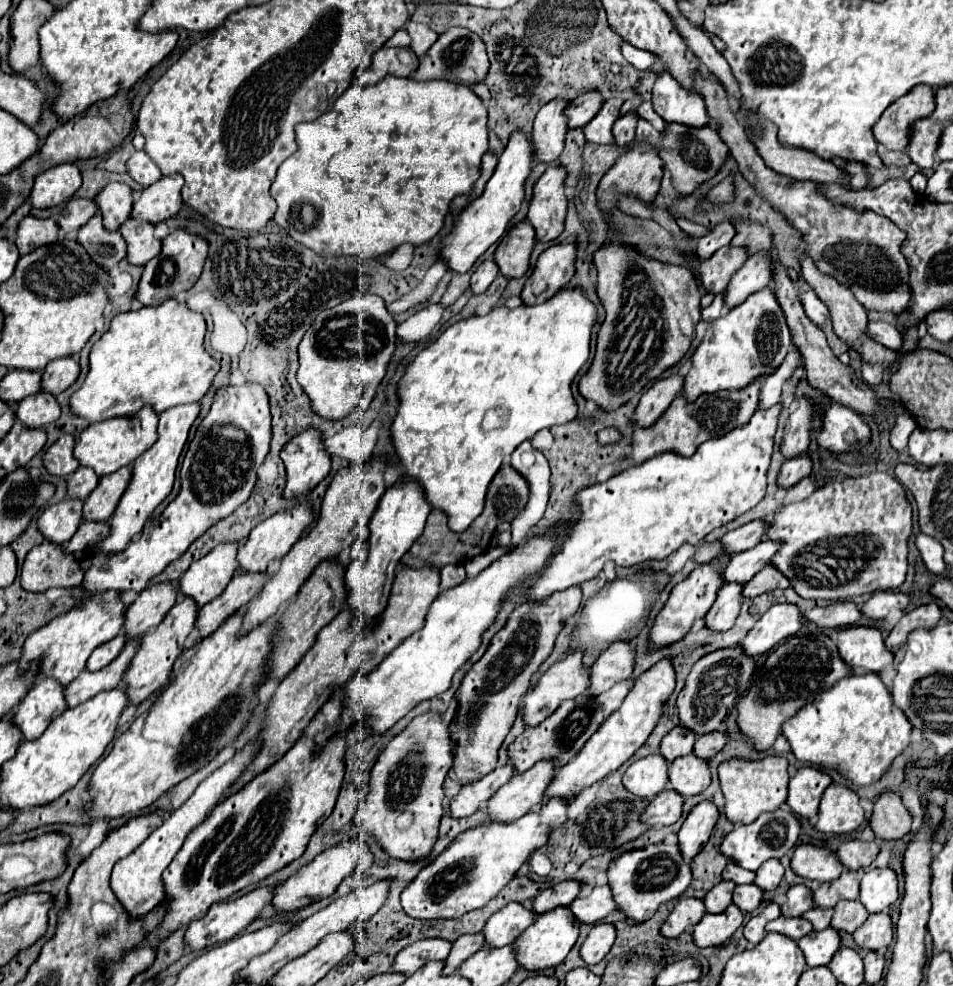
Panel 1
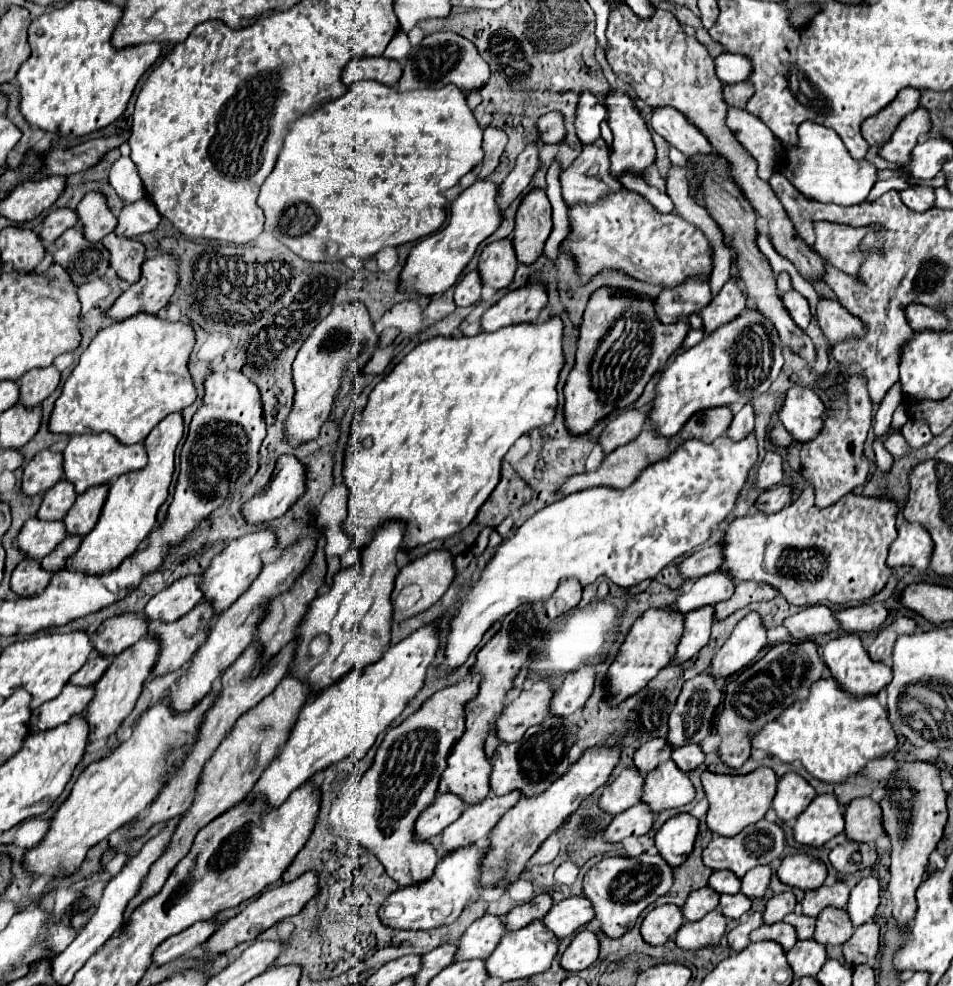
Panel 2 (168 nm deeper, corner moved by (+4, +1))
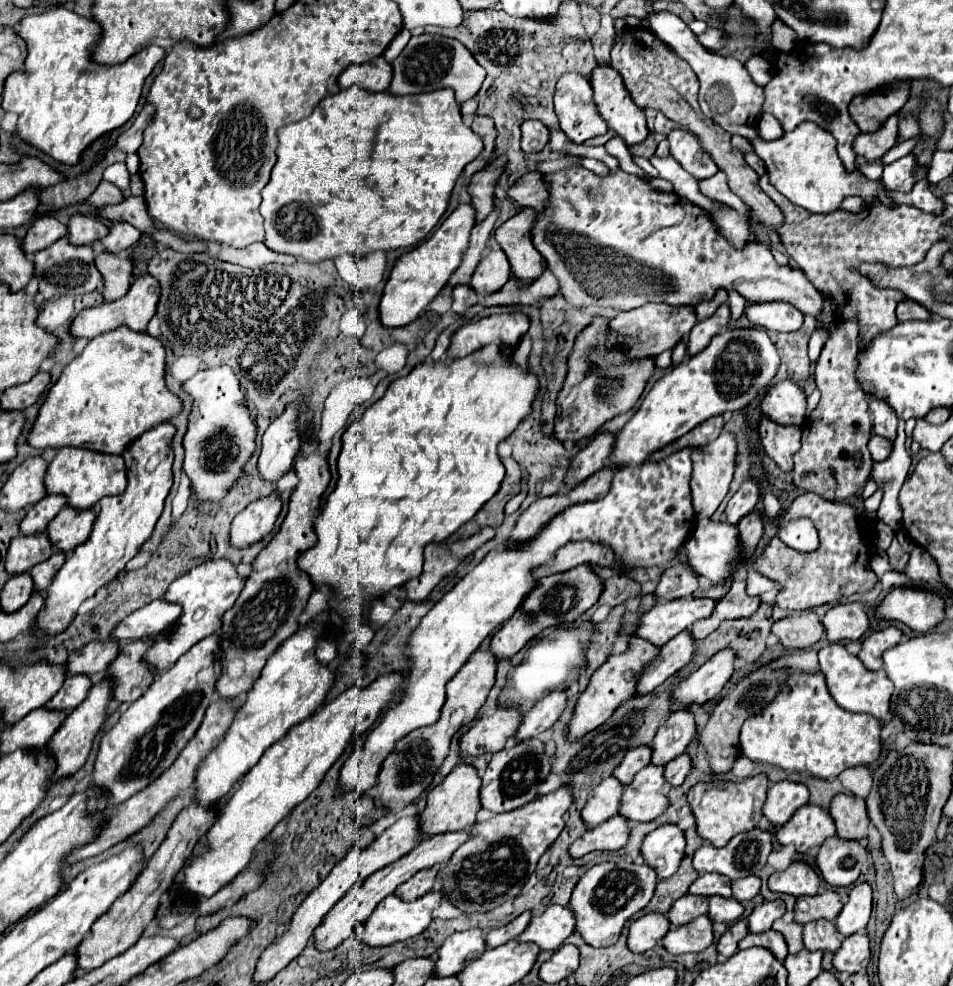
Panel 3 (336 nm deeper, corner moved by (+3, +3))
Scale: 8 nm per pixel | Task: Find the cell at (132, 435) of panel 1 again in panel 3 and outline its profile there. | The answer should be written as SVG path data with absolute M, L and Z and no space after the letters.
M65 446L59 448L57 456L51 460L45 474L45 486L49 494L65 494L69 506L85 510L95 506L103 496L113 496L127 488L125 460L119 454L103 454L91 448Z

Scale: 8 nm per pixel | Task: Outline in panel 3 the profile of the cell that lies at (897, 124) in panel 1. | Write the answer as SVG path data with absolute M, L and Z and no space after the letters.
M909 82L897 84L895 88L885 88L883 92L873 92L867 96L857 96L849 104L849 114L861 132L875 132L883 122L897 114L909 100Z

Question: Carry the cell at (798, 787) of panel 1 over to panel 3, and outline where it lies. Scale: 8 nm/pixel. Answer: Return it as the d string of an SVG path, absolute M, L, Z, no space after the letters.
M783 780L769 788L763 814L771 820L773 826L783 826L797 808L807 804L807 800L809 800L809 790L805 784Z

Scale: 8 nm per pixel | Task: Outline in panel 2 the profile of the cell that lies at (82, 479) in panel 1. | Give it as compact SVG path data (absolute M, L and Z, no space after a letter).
M60 480L56 486L52 486L48 492L44 492L36 518L62 520L66 516L66 512L70 510L70 506L74 504L74 500L76 500L74 486L70 486L70 482L66 482L66 480Z

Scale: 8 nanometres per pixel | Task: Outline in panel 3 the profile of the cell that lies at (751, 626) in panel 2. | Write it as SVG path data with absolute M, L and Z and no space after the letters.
M723 648L711 656L697 672L681 682L673 692L677 706L693 706L713 700L735 672L737 654L733 648Z

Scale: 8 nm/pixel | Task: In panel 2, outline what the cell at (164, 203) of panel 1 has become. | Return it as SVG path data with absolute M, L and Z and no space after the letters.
M142 198L118 214L118 226L114 234L124 238L138 238L140 234L152 232L160 222L160 214L154 204L150 204L148 198Z

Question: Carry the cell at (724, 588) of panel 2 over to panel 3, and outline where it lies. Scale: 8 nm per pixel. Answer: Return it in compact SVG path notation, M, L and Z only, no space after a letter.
M685 596L677 600L657 602L649 612L645 612L639 618L639 628L635 630L635 634L647 638L657 646L663 646L681 630L691 628L695 620L711 616L713 610L715 610L713 598Z

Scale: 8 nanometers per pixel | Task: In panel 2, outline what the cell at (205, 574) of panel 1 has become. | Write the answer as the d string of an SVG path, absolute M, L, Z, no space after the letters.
M184 576L176 580L172 586L156 594L144 608L144 618L148 622L174 622L188 614L202 598L200 592L202 576Z

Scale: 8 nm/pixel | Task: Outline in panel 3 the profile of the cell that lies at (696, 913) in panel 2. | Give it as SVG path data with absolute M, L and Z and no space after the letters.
M685 894L671 906L667 918L673 926L681 926L681 924L687 924L687 922L707 914L707 910L709 910L709 898L707 896Z

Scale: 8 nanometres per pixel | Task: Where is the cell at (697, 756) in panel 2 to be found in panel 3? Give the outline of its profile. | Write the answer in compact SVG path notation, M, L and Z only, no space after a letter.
M681 754L681 756L677 756L675 760L671 760L665 766L665 776L667 776L667 782L671 786L683 784L683 780L687 778L689 772L691 772L691 758L689 758L689 754Z

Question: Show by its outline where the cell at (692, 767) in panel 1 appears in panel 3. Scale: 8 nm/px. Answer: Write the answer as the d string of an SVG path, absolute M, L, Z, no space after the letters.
M649 764L647 768L643 768L643 772L635 776L631 784L625 786L619 814L637 822L655 820L671 804L667 796L669 788L671 786L665 780L665 768Z

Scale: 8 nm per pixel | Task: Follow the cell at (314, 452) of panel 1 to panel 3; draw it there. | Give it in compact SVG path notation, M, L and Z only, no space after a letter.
M273 490L269 496L253 500L245 510L235 516L231 526L231 544L243 548L263 540L273 530L279 512L281 498L277 490Z

